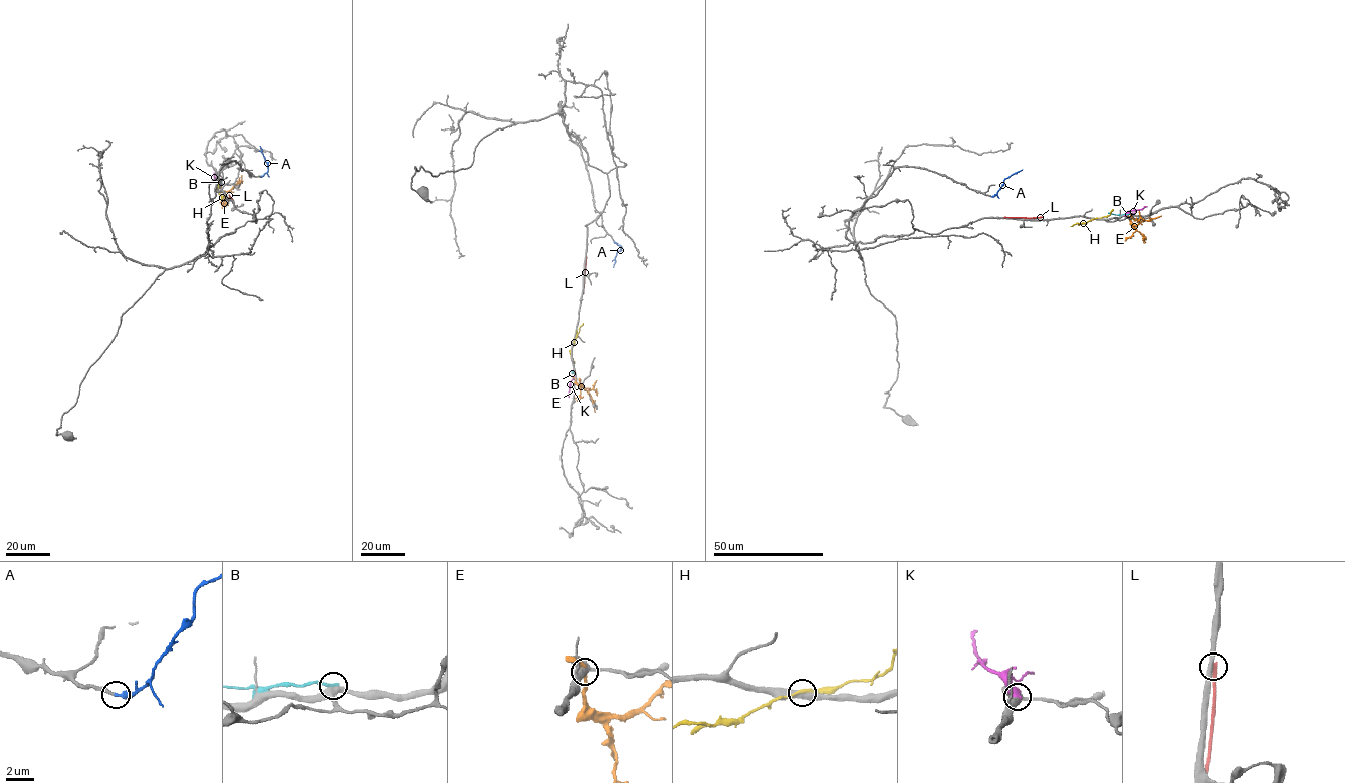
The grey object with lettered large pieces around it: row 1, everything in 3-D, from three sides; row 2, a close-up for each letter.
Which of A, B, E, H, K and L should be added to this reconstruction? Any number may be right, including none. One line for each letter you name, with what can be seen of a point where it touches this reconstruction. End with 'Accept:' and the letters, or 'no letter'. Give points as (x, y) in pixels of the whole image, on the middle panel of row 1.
A: Touches grey at (613, 240)
Accept: A

